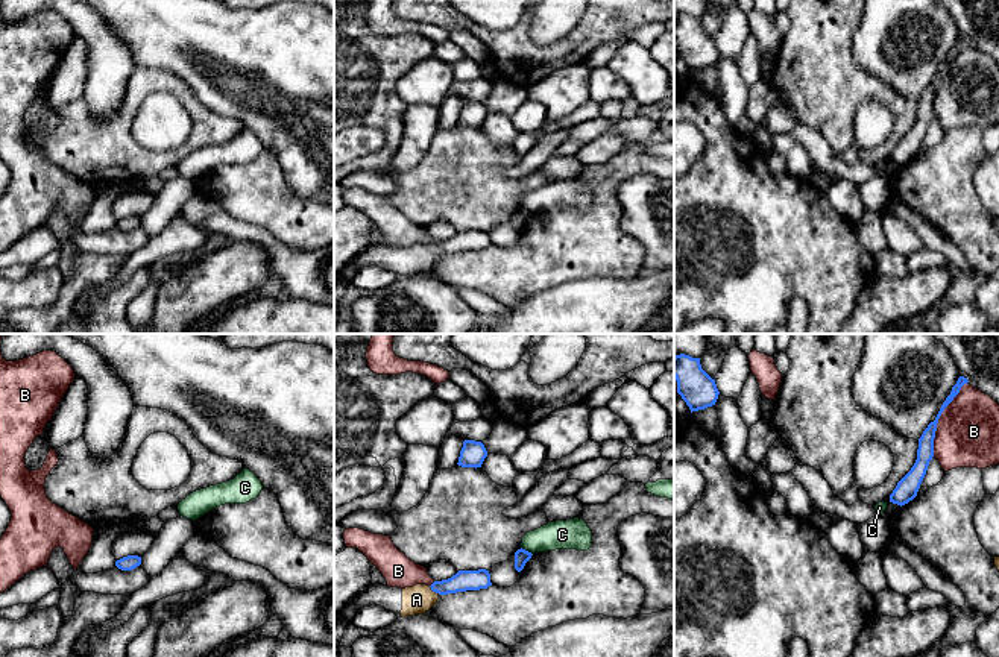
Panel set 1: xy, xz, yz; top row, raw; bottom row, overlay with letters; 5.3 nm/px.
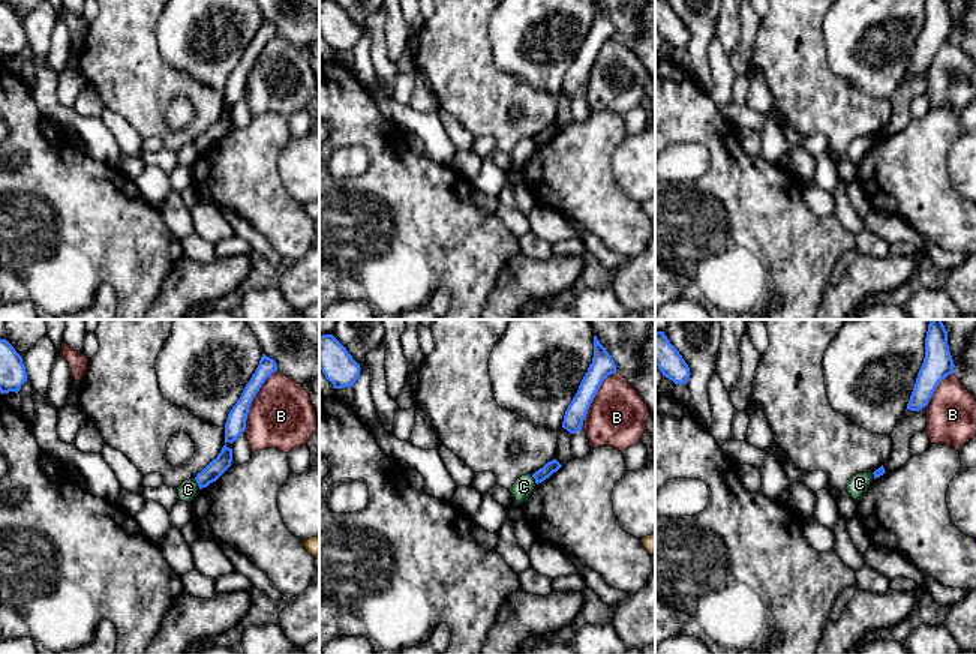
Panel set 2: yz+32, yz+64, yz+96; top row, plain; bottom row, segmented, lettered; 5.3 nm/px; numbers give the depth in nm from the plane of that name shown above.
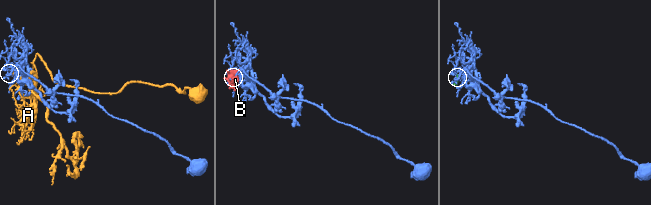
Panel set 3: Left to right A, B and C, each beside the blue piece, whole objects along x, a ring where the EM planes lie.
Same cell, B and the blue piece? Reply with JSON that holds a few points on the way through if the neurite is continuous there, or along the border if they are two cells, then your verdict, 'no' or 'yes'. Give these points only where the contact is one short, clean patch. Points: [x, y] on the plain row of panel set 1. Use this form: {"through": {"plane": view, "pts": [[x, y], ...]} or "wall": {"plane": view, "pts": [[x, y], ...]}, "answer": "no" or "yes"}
{"answer": "no"}

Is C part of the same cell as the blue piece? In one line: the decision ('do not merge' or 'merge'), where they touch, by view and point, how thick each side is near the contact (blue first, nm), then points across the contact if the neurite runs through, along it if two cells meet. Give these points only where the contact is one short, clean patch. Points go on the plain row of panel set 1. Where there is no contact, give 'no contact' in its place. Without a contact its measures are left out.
do not merge; meets blue in xz at (527, 211); 80 nm thick on the blue side, 160 nm on the other; border along xz (521, 207), (532, 214)

